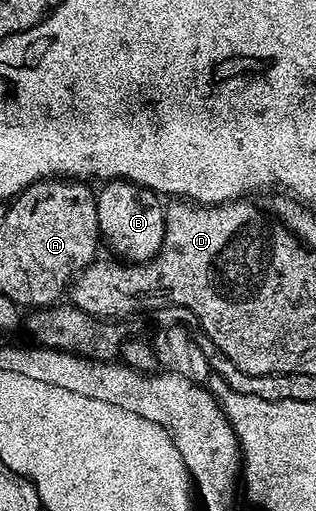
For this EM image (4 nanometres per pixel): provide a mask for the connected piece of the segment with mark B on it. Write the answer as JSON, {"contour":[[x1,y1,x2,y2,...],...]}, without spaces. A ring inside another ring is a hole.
{"contour":[[114,178,97,190,97,225,99,236,128,263,142,264,158,256,166,230,165,206,161,198,150,189,133,184,125,178]]}

